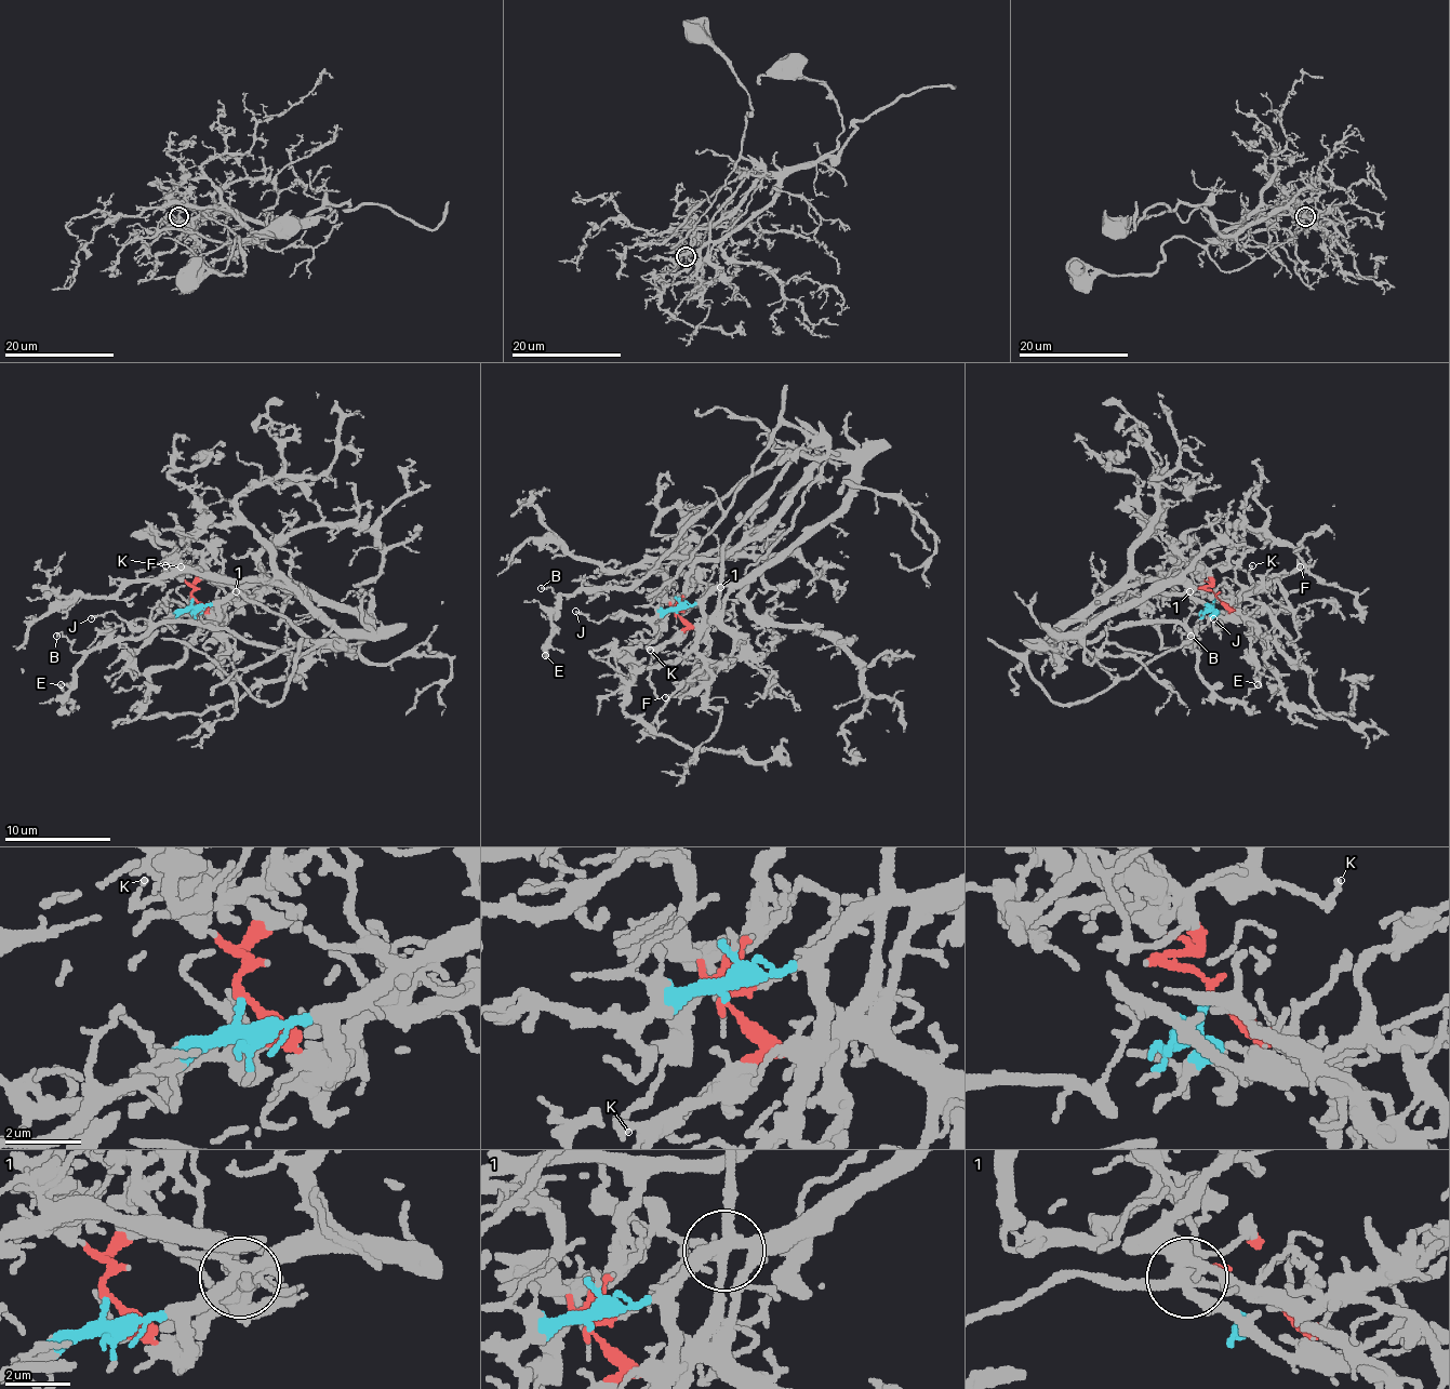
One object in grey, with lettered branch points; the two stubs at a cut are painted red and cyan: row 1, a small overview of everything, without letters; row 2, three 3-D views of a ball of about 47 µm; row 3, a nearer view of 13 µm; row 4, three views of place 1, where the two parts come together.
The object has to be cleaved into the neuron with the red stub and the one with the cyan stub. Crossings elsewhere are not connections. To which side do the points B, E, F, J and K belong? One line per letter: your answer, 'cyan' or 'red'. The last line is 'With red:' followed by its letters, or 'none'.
B: cyan
E: cyan
F: red
J: cyan
K: red
With red: F, K

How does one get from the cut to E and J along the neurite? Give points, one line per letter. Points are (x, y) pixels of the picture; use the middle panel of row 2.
E: (677, 613), (827, 521), (851, 486), (849, 463), (780, 457), (734, 483), (629, 587), (560, 597), (544, 655)
J: (677, 613), (672, 611), (611, 616), (597, 620), (576, 611)

